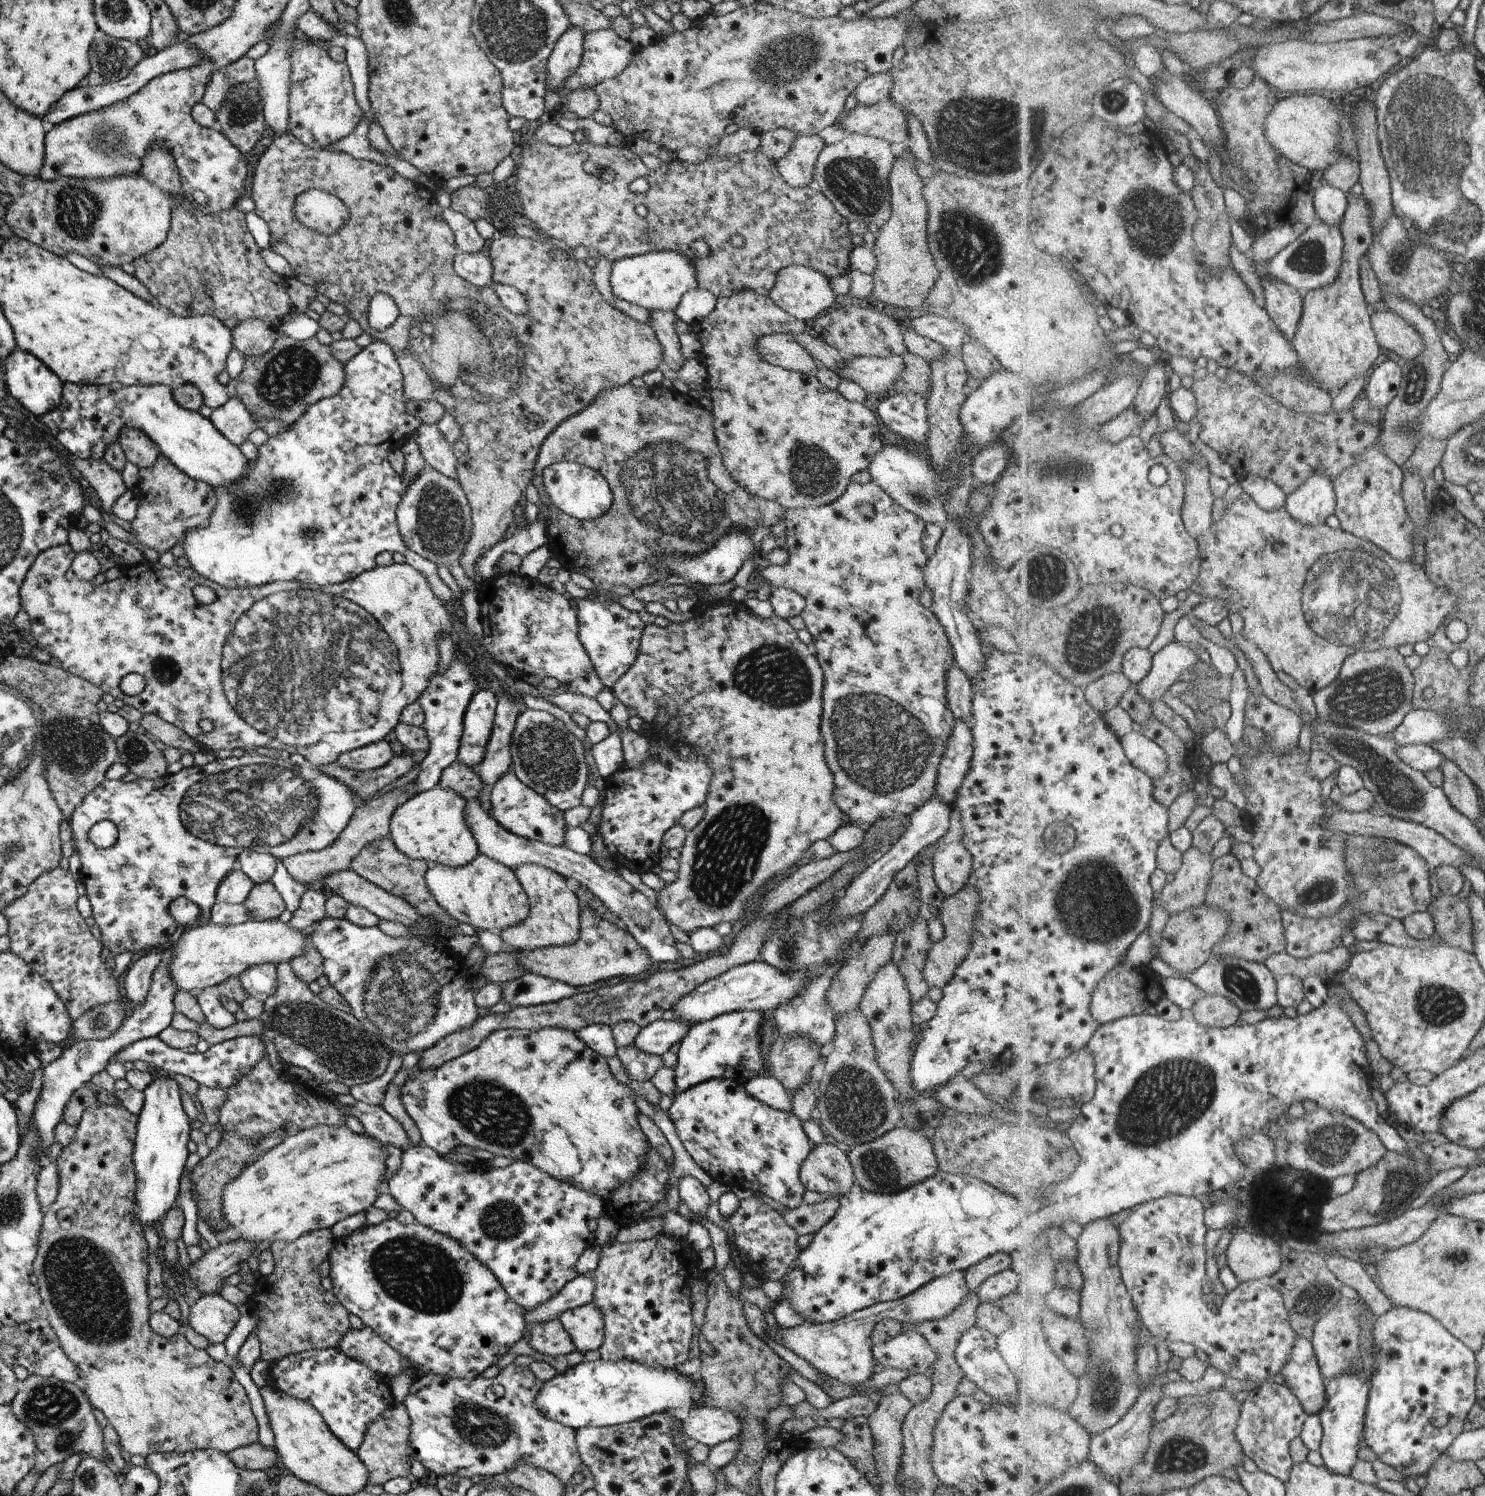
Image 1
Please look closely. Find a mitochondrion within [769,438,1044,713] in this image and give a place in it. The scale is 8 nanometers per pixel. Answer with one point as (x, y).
(812, 473)

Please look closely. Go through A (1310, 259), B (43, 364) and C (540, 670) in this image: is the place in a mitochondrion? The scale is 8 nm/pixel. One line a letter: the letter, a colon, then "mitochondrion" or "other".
A: mitochondrion
B: other
C: other

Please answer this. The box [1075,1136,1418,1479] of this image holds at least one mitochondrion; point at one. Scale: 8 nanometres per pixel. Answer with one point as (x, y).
(1180, 1454)

